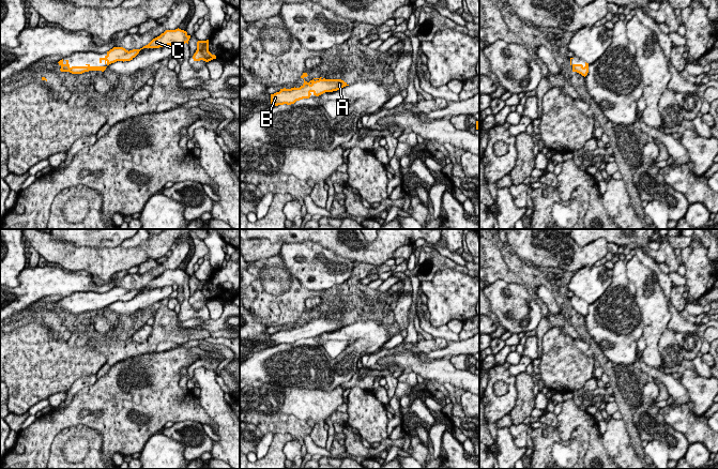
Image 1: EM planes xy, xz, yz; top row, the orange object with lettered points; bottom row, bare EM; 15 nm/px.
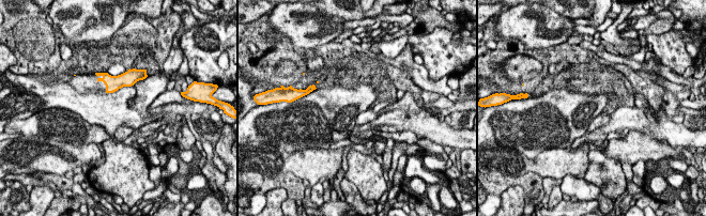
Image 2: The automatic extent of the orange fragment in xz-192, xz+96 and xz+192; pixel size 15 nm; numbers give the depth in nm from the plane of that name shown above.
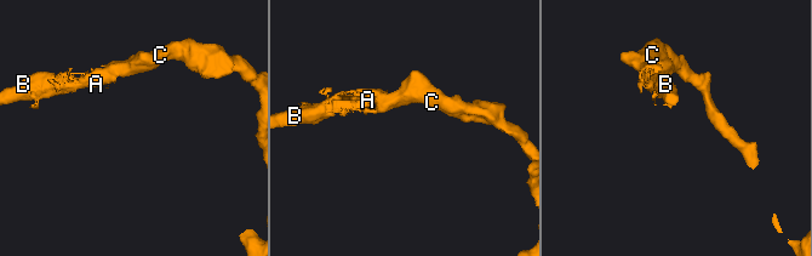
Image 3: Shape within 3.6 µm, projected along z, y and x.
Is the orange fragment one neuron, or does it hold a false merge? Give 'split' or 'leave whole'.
leave whole

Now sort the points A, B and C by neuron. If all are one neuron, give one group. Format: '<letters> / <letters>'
A B C

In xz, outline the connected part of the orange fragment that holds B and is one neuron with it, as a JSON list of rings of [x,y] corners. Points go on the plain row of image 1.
[[[314,318],[309,322],[304,319],[304,323],[300,328],[280,329],[279,332],[271,334],[271,344],[278,345],[291,345],[296,341],[303,338],[309,338],[311,334],[319,336],[325,332],[333,332],[340,330],[341,328],[349,326],[341,319],[325,319]]]

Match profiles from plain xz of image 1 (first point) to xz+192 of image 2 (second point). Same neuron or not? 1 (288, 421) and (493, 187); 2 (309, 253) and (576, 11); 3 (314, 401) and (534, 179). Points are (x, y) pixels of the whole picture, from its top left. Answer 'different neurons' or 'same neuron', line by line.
1: same neuron
2: different neurons
3: different neurons

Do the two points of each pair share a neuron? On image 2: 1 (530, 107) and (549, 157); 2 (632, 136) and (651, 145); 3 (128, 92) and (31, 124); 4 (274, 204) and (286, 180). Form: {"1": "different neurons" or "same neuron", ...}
{"1": "different neurons", "2": "same neuron", "3": "different neurons", "4": "different neurons"}

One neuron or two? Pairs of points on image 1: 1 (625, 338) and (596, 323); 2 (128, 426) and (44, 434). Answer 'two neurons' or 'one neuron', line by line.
1: one neuron
2: one neuron

